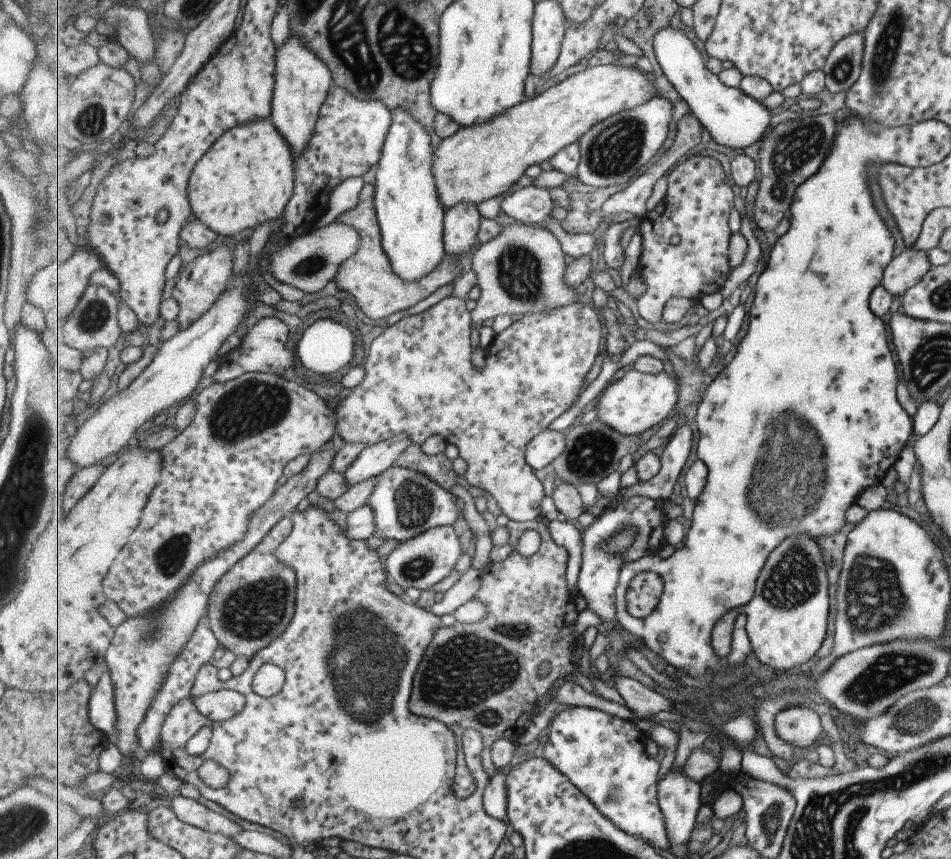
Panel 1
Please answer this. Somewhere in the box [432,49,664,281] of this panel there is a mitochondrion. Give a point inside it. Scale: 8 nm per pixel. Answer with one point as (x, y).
(615, 150)

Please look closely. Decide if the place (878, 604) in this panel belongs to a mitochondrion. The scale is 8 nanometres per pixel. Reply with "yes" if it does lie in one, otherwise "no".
yes

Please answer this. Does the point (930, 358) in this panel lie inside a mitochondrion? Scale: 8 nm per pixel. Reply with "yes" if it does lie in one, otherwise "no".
yes

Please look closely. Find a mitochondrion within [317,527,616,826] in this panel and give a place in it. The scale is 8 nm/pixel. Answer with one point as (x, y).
(465, 673)

